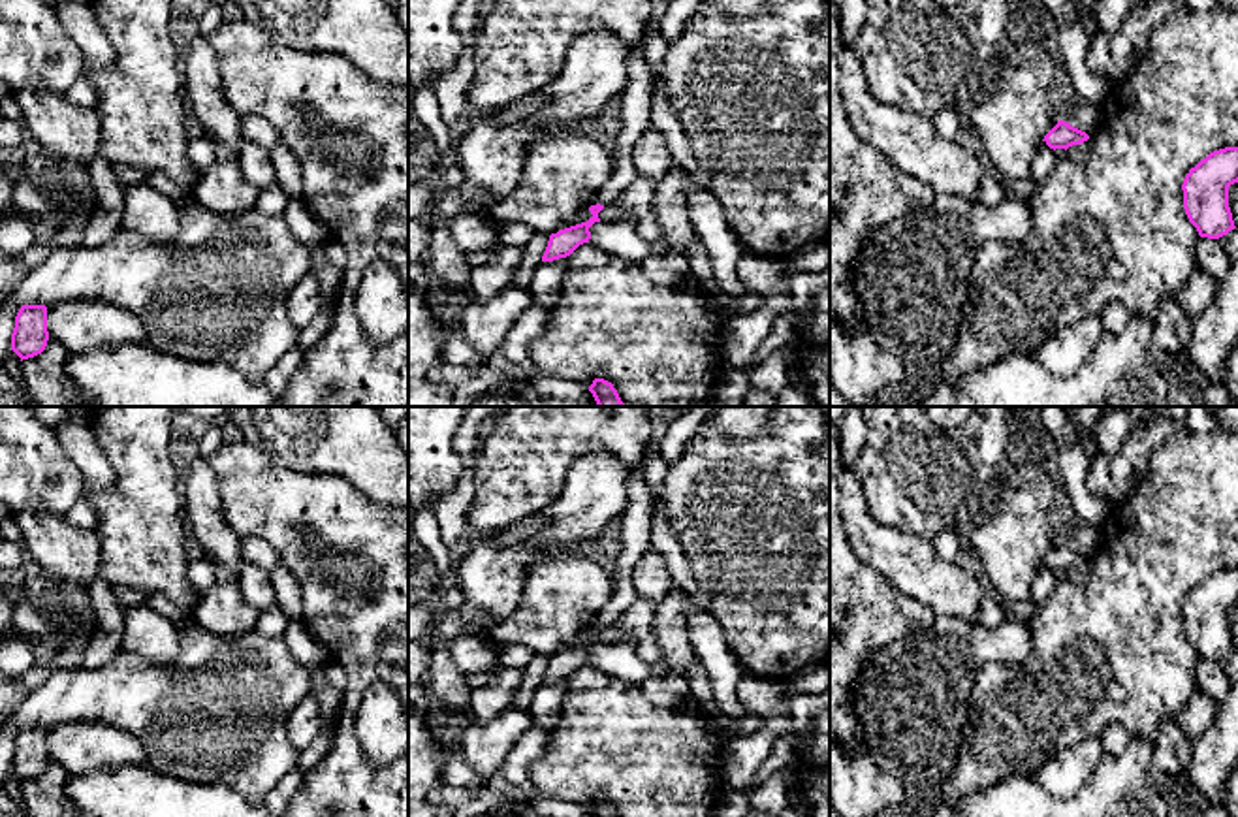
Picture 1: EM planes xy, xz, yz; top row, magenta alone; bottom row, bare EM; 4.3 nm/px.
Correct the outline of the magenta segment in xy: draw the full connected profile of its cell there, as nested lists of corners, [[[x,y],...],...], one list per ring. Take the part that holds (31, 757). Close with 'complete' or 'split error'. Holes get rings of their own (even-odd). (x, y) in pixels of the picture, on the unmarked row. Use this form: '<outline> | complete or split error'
[[[23,727],[15,738],[11,772],[23,781],[41,776],[47,768],[47,729]]] | complete

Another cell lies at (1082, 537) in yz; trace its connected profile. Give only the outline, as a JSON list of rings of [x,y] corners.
[[[1078,521],[1074,525],[1069,525],[1065,535],[1057,538],[1057,542],[1065,542],[1089,557],[1099,550],[1103,542],[1103,529],[1093,527],[1086,521]]]

